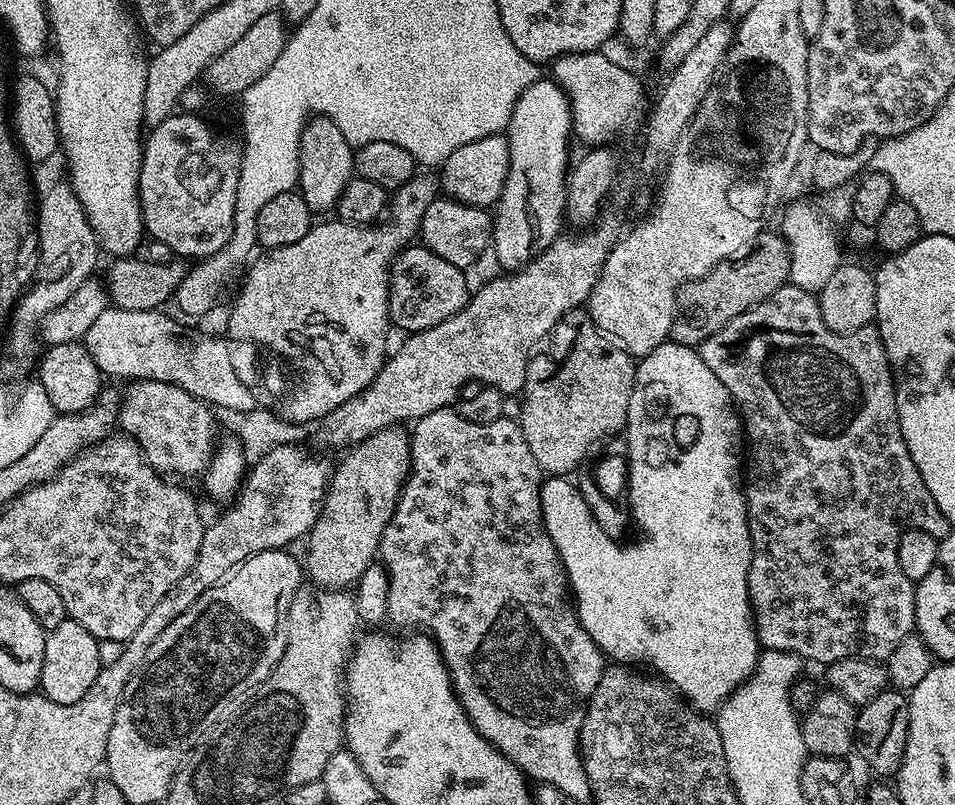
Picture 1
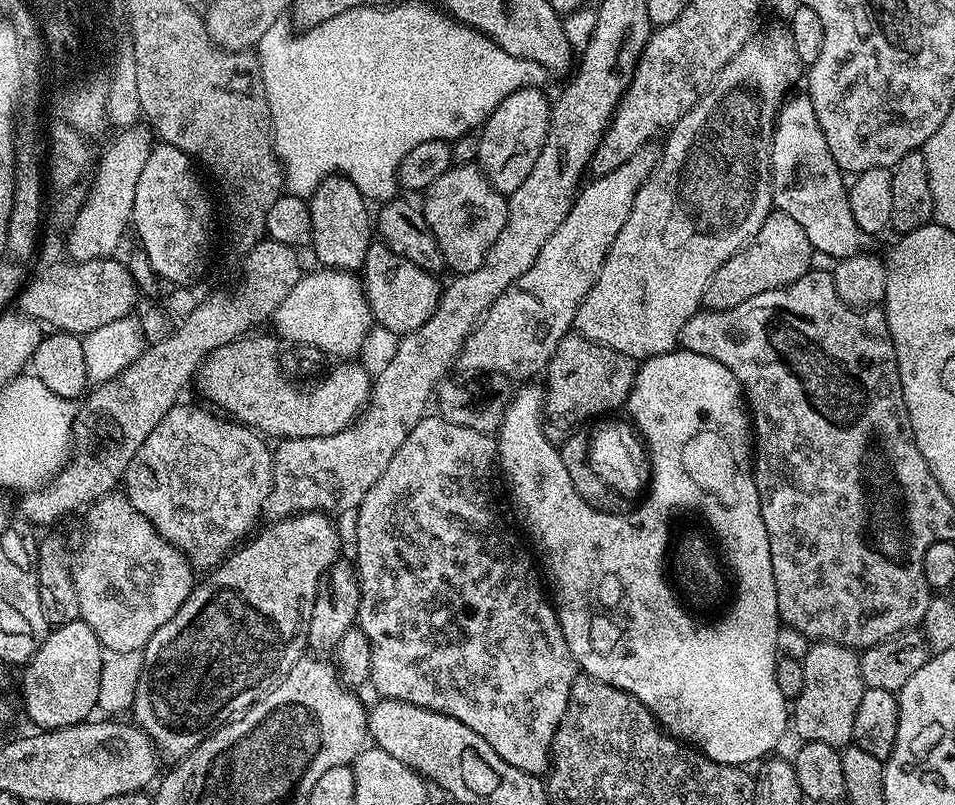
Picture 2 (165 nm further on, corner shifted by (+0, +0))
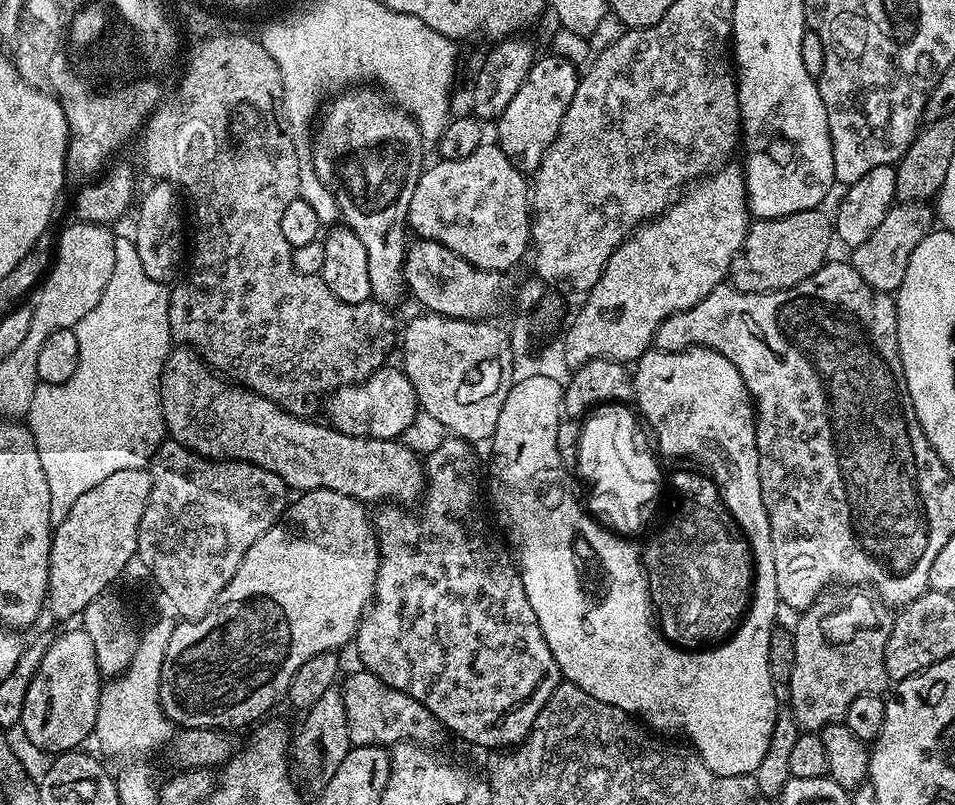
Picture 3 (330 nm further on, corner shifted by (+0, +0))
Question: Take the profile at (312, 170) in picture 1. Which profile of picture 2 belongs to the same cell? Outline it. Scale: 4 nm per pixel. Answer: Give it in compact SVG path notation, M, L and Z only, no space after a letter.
M327 176L314 190L308 200L313 252L326 268L337 268L343 272L355 273L363 269L366 250L374 243L374 220L366 209L364 195L345 176Z

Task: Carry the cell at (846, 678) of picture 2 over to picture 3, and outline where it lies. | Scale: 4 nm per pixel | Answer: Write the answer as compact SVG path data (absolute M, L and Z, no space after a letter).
M844 586L839 590L822 593L815 602L800 613L800 621L792 633L794 642L793 673L786 683L788 700L792 703L790 714L805 732L819 733L827 724L839 724L844 719L850 702L862 694L880 694L890 684L886 674L886 642L894 619L893 609L881 604L875 595L867 596L867 591L853 590Z

